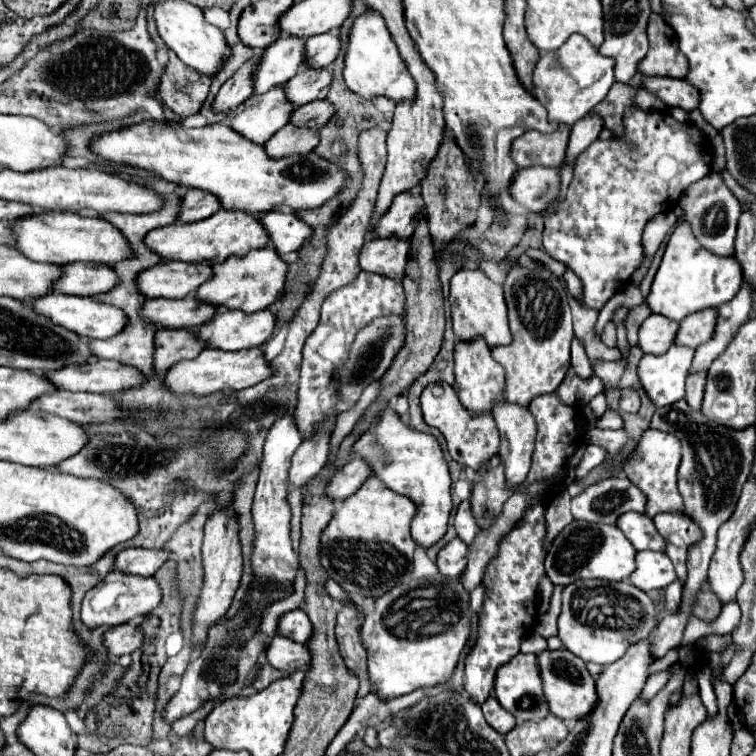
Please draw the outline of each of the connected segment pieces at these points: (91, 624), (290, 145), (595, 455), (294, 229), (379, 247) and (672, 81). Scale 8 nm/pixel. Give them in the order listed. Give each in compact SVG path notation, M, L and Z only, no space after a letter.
M112 570L100 584L86 592L82 600L82 622L86 628L112 628L118 624L128 624L158 606L162 598L160 586L154 578L128 576L118 570Z
M286 124L280 132L276 132L264 144L264 150L270 158L280 160L280 158L288 158L294 154L306 154L314 148L314 144L318 144L316 132L310 132L306 128L294 128L290 124Z
M588 444L586 450L584 450L584 456L582 460L574 466L574 472L578 478L584 478L594 466L598 466L602 460L604 460L604 450L600 446L594 446L594 444Z
M270 210L260 216L260 222L266 228L268 238L280 256L298 250L304 244L304 240L312 234L312 230L294 214Z
M372 238L364 242L358 252L358 264L364 272L382 276L402 276L406 270L406 256L410 254L408 240L402 238Z
M644 76L642 86L668 106L686 110L698 108L698 90L692 84L686 84L686 80L668 76Z

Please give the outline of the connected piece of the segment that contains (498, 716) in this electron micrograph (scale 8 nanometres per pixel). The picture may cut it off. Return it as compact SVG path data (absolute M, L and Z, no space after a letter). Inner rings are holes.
M488 698L484 704L482 704L482 712L486 716L486 722L500 734L506 734L510 732L514 726L516 726L516 720L510 712L506 712L496 698Z

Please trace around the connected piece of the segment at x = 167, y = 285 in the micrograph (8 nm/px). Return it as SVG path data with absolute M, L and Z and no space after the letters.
M158 262L146 268L136 278L138 290L146 298L184 298L212 276L208 264L188 262Z

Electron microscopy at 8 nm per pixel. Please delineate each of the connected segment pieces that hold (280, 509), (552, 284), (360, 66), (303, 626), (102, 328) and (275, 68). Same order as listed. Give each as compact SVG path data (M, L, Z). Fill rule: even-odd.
M284 412L268 428L262 462L260 462L260 480L258 480L254 506L252 506L252 516L256 524L252 570L254 576L262 580L274 580L278 590L284 590L288 582L294 582L298 570L298 554L292 550L292 542L290 542L290 506L286 502L288 496L286 476L290 468L290 458L300 444L302 444L302 436L294 424L294 418L290 412Z
M542 264L534 268L514 266L504 278L504 296L512 342L508 346L494 346L492 356L506 370L506 400L528 406L534 396L556 392L570 368L570 342L574 332L568 294L560 278Z
M366 8L364 14L354 18L352 28L348 32L348 50L344 56L344 82L352 92L358 92L362 98L368 100L374 96L388 96L398 102L412 100L416 96L416 84L410 78L402 58L398 56L396 44L384 26L384 18L372 8Z
M300 608L290 610L286 614L280 616L278 620L278 632L294 642L308 642L310 634L312 634L312 622L308 620L306 612L302 612Z
M52 292L48 296L40 296L40 298L28 300L28 302L24 300L24 304L30 304L30 308L34 312L38 312L40 316L52 318L54 324L60 324L84 338L110 338L126 326L126 316L120 308L96 302L94 298L80 298L80 296L66 296L66 294Z
M282 34L276 42L262 50L260 62L252 74L256 94L262 94L276 84L288 82L304 64L304 40Z

